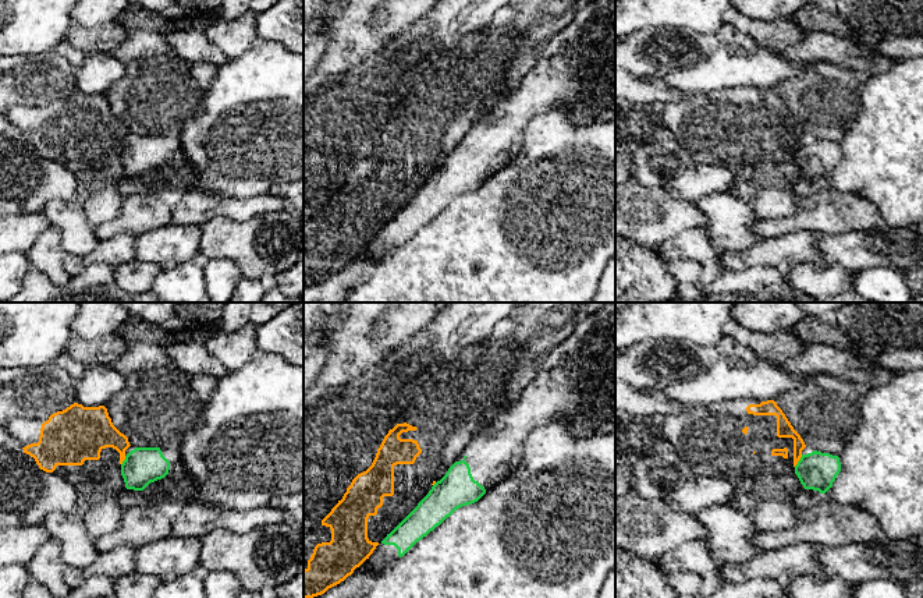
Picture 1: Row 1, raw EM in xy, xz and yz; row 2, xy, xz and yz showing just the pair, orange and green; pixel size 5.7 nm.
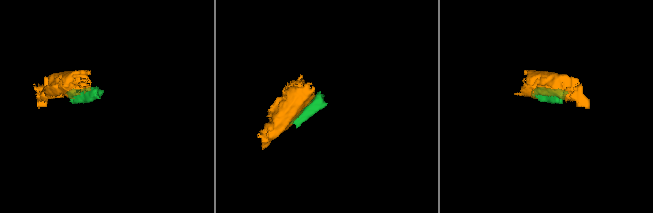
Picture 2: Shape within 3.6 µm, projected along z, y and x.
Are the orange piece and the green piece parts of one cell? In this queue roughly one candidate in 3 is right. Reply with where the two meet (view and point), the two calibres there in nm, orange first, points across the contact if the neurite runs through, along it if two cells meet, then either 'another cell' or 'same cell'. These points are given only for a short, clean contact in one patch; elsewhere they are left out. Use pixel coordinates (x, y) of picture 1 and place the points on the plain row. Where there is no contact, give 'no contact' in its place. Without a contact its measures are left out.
contact yz (799, 147); calibres 100 and 220 nm; another cell

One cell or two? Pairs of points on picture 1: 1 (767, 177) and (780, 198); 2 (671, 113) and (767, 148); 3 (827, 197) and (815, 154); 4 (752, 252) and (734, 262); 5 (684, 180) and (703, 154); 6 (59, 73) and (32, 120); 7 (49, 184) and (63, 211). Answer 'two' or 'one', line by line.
1: one
2: one
3: two
4: one
5: two
6: two
7: two

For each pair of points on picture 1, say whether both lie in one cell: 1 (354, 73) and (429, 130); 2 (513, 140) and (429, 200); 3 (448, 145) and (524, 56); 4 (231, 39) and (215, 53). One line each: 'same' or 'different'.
1: different
2: same
3: same
4: different

